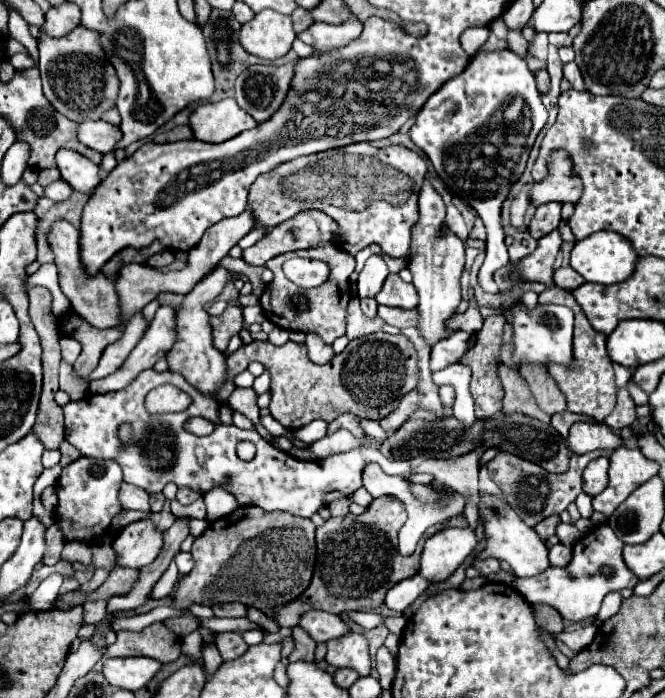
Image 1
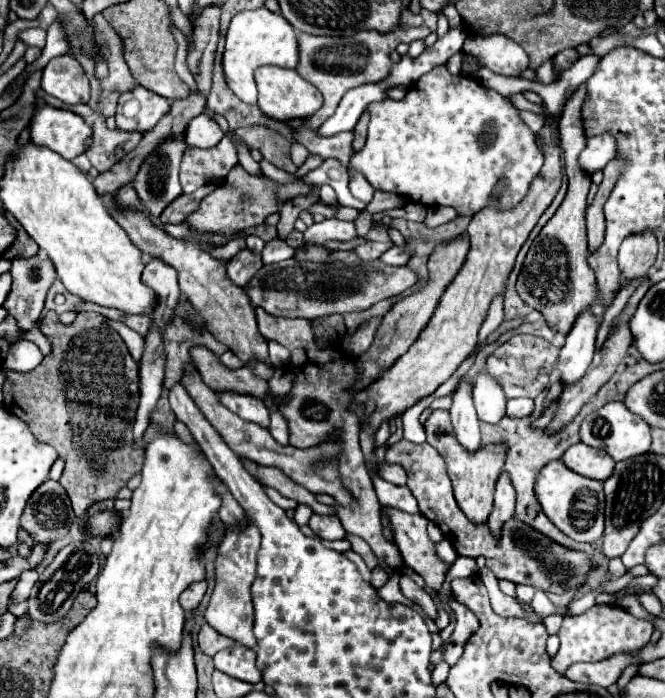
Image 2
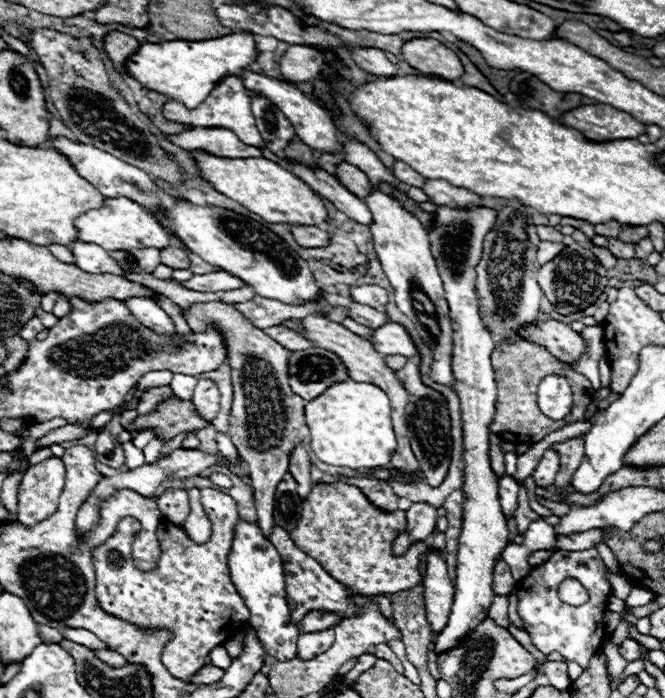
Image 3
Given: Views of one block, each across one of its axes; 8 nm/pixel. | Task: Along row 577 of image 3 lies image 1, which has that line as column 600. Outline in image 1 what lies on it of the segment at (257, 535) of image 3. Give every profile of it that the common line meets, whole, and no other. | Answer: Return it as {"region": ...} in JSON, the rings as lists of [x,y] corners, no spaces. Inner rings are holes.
{"region":[[[604,230],[590,234],[584,240],[578,240],[570,254],[570,266],[580,276],[584,276],[586,282],[596,282],[596,284],[618,284],[628,280],[634,272],[636,260],[638,260],[638,254],[632,250],[630,242],[626,242],[622,234],[604,232]]]}

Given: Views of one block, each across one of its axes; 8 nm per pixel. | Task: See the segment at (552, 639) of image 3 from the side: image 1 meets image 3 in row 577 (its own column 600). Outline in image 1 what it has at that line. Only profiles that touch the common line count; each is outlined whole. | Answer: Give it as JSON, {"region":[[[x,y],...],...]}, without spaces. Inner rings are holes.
{"region":[[[608,524],[592,528],[576,546],[574,546],[574,556],[568,562],[568,566],[550,566],[538,576],[532,578],[518,578],[516,580],[516,590],[524,596],[526,602],[530,604],[548,604],[560,612],[564,620],[580,622],[586,618],[594,618],[600,610],[602,598],[612,592],[612,590],[622,590],[622,588],[634,588],[638,578],[626,568],[622,560],[622,542],[620,538],[612,532]],[[608,566],[612,570],[610,576],[606,576],[602,570]]]}

